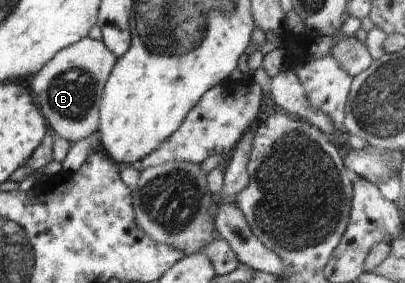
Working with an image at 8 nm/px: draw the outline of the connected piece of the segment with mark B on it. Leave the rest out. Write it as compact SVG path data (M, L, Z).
M89 36L55 54L28 82L28 88L55 137L76 143L98 131L102 91L116 59L101 40Z

